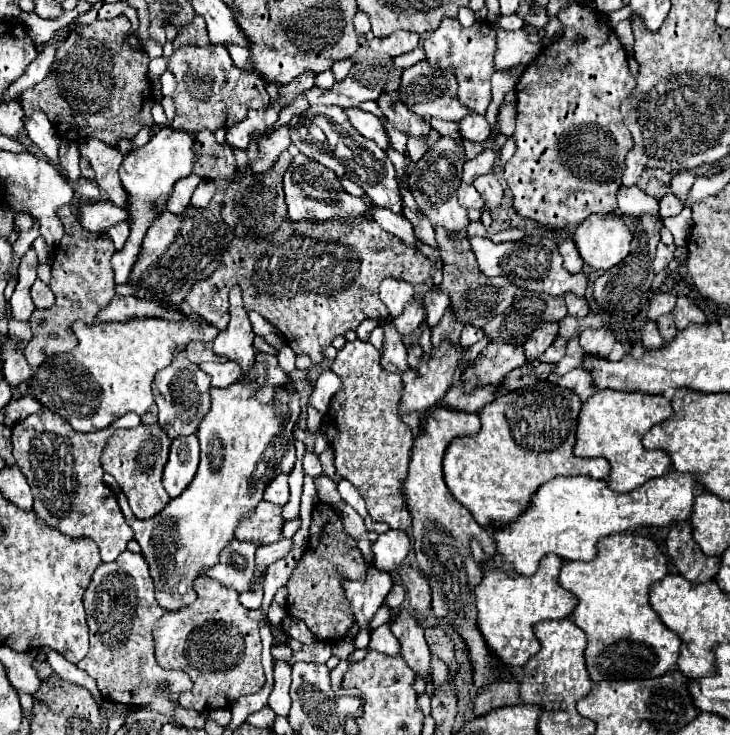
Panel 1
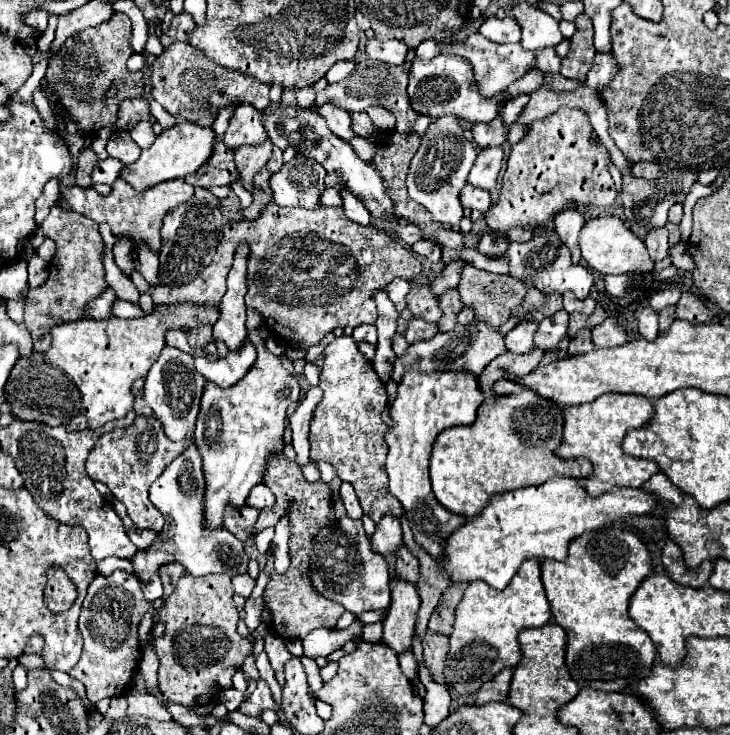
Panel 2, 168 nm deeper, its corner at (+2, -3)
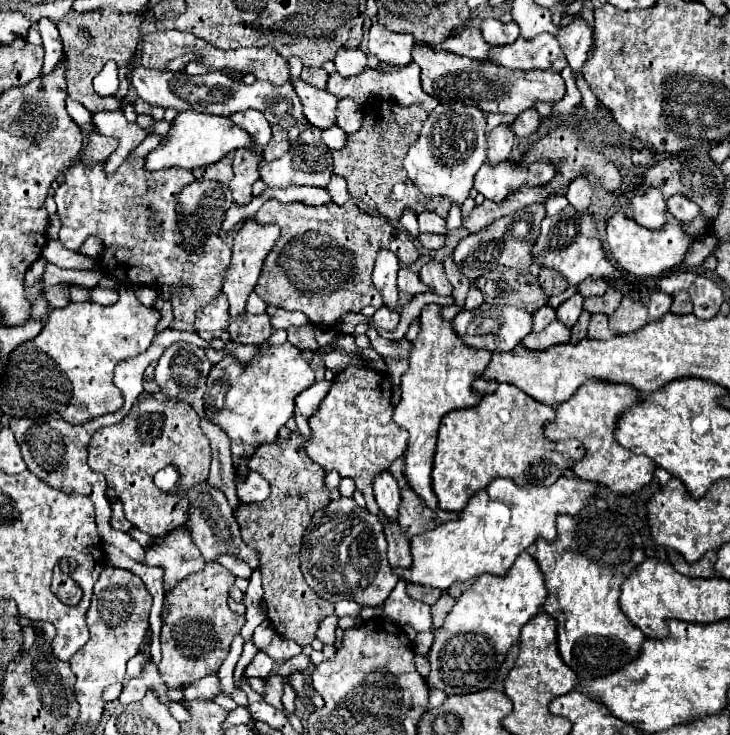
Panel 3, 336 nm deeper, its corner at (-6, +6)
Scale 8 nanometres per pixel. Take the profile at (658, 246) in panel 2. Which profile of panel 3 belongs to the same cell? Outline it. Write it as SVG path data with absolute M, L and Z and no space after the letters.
M638 184L634 188L634 196L630 200L632 218L646 228L660 228L666 222L666 200L656 186Z

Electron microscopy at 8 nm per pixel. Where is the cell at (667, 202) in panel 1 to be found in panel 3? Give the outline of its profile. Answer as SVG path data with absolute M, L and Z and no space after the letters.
M674 194L672 198L668 198L668 200L666 200L666 208L668 208L668 212L670 212L676 220L680 220L680 222L690 222L690 220L694 220L694 218L698 216L698 212L700 212L700 208L698 208L694 202L690 202L688 198L684 198L682 194Z

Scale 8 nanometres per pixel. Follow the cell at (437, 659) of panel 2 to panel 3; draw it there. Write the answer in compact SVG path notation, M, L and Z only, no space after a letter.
M442 592L442 596L432 606L432 624L434 624L434 628L440 628L440 624L444 622L444 616L452 610L452 604L454 602L456 600L448 592Z

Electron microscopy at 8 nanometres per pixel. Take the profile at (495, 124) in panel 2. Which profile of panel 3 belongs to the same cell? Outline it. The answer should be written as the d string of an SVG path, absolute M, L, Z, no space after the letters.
M528 110L516 118L516 122L512 124L512 132L516 132L516 136L530 136L538 132L540 124L542 124L542 116L536 110Z

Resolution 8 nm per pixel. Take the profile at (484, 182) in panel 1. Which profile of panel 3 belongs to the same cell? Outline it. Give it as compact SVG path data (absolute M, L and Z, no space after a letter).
M498 124L488 134L488 162L498 164L502 160L508 160L512 144L514 144L512 128L508 124Z

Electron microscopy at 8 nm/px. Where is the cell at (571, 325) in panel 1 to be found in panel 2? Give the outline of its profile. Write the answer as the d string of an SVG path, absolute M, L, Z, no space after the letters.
M574 313L574 315L570 315L568 337L574 337L580 329L584 329L584 327L586 327L586 321L588 321L588 317L586 317L586 315L582 315L582 313Z

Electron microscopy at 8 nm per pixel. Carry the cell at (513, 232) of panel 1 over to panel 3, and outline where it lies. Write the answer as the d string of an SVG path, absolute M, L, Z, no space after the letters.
M562 194L550 196L550 198L546 200L546 210L548 210L548 214L558 214L564 206L568 206L568 200L566 200L566 196L562 196Z

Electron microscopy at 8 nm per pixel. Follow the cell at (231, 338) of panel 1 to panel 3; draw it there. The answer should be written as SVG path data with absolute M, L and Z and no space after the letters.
M254 216L246 218L242 228L236 232L234 240L232 240L232 258L230 258L230 266L224 272L224 294L228 296L230 302L230 314L238 316L240 312L244 312L248 294L254 290L256 280L260 276L260 268L264 258L270 254L270 250L274 248L276 240L280 238L280 228L276 224L260 224Z

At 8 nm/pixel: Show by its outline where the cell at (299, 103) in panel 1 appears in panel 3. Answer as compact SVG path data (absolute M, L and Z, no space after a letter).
M304 66L300 78L302 78L304 82L308 82L308 84L320 88L320 90L324 90L324 88L326 88L326 82L328 82L328 72L326 72L322 66L320 66L320 68Z

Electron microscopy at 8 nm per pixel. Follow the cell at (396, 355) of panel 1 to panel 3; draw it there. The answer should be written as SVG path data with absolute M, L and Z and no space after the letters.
M380 250L374 262L374 272L372 272L372 282L376 290L384 296L384 304L388 308L396 308L398 302L398 288L396 288L396 274L400 270L400 262L396 254L390 250Z

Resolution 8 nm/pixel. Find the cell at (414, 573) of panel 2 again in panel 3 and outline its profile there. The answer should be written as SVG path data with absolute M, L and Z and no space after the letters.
M406 486L400 492L400 498L402 500L398 506L398 524L408 534L408 538L436 528L436 524L434 524L436 512L430 510L424 504L424 500L420 500L420 496L410 486Z

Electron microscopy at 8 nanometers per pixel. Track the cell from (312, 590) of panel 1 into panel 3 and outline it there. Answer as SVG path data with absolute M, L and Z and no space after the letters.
M292 432L288 442L276 442L276 444L264 444L260 446L248 460L248 468L256 470L258 474L262 474L268 484L270 484L270 496L264 502L258 504L246 504L234 510L234 518L240 526L240 536L242 540L260 552L260 574L262 574L262 590L264 590L264 602L268 608L268 620L272 622L274 630L290 640L294 640L296 644L300 644L302 648L308 646L314 638L316 638L316 630L320 626L320 622L334 614L334 606L332 602L322 600L320 596L316 596L316 592L312 592L300 572L300 542L302 542L302 534L306 530L306 524L310 524L310 518L316 510L324 508L330 500L328 500L328 490L324 488L324 468L320 468L318 464L314 464L304 448L302 448L304 436L300 432Z

